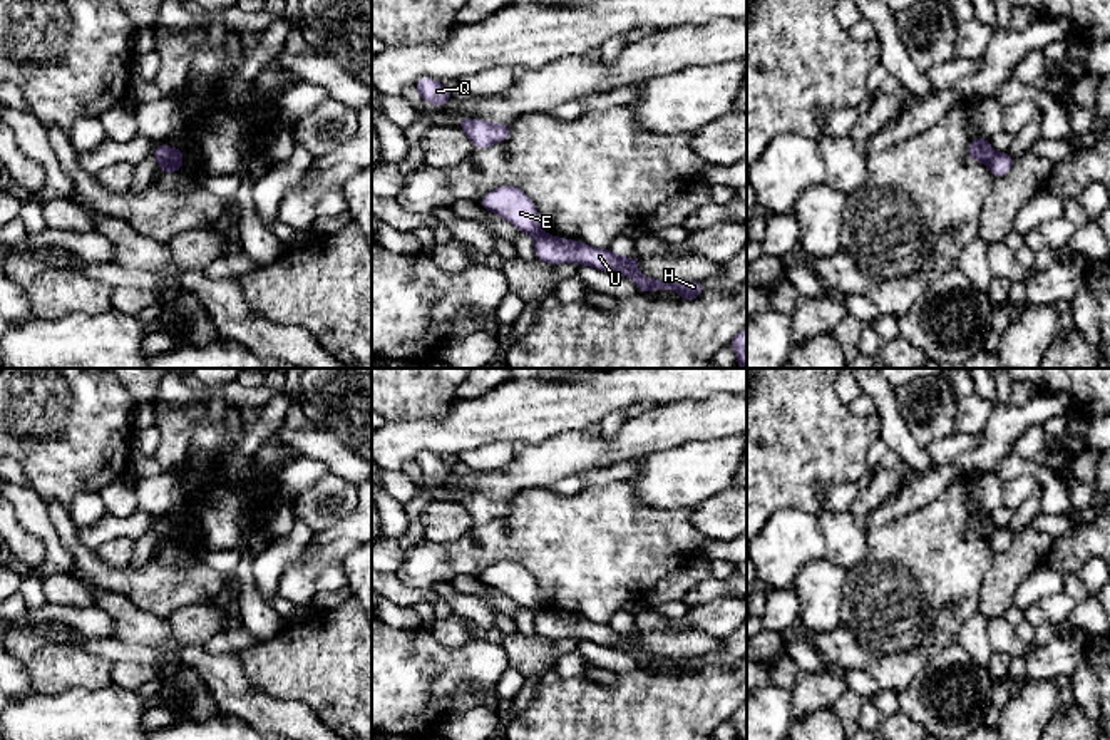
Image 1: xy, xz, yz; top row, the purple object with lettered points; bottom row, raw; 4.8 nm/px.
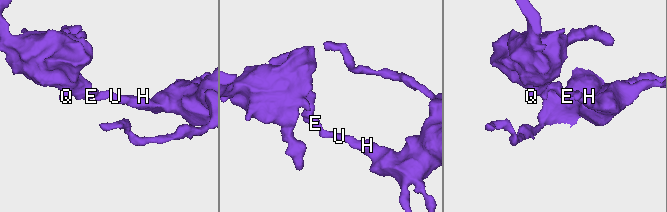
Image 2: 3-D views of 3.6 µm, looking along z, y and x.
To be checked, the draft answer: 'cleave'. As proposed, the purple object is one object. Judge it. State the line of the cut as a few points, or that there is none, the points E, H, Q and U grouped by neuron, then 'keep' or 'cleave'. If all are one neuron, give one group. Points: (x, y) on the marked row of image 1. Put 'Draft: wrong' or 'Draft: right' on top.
Draft: right
cut xy (173, 149), (159, 163); groups E Q / H U; cleave

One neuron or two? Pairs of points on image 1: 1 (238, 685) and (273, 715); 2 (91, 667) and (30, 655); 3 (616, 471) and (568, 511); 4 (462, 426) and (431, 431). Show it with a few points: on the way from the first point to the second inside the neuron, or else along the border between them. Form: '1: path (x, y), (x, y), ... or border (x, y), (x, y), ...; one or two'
1: path (243, 695), (263, 712); one
2: path (76, 667), (56, 665), (46, 658); one
3: border (632, 479), (615, 479), (586, 488); two
4: path (454, 431), (439, 431); one

